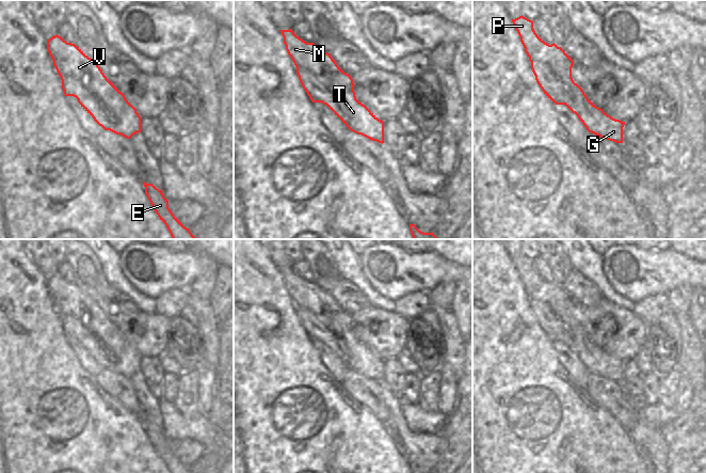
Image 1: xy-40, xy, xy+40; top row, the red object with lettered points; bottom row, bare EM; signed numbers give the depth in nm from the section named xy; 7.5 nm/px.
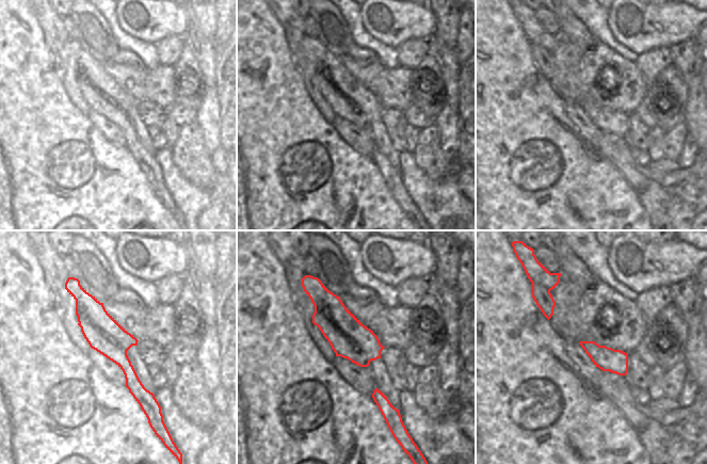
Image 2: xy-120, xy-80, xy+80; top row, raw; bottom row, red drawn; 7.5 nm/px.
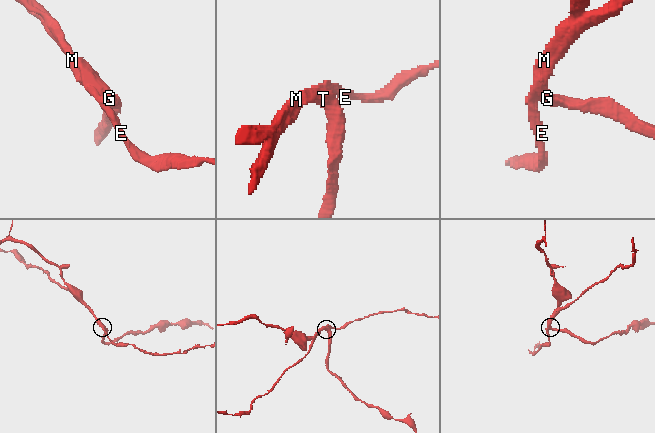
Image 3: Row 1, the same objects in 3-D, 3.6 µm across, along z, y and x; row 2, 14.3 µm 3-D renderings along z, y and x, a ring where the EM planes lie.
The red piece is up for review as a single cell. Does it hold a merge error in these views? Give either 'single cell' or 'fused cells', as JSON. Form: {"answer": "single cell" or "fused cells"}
{"answer": "fused cells"}

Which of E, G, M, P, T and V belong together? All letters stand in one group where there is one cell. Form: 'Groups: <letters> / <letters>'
Groups: E / G M P T V

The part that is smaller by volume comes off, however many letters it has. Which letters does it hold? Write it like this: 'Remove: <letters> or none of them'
Remove: E

